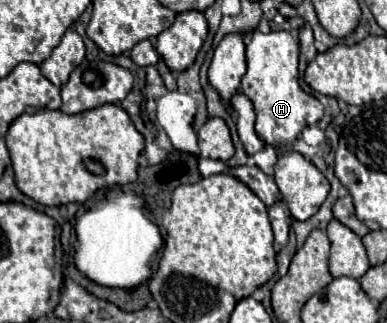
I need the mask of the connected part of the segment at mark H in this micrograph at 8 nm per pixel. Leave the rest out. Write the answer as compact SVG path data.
M251 32L251 40L247 44L247 72L241 78L241 90L255 106L255 130L265 144L289 146L299 138L301 130L307 126L307 120L309 124L317 124L323 118L323 104L299 86L297 58L299 42L291 36L291 32Z

